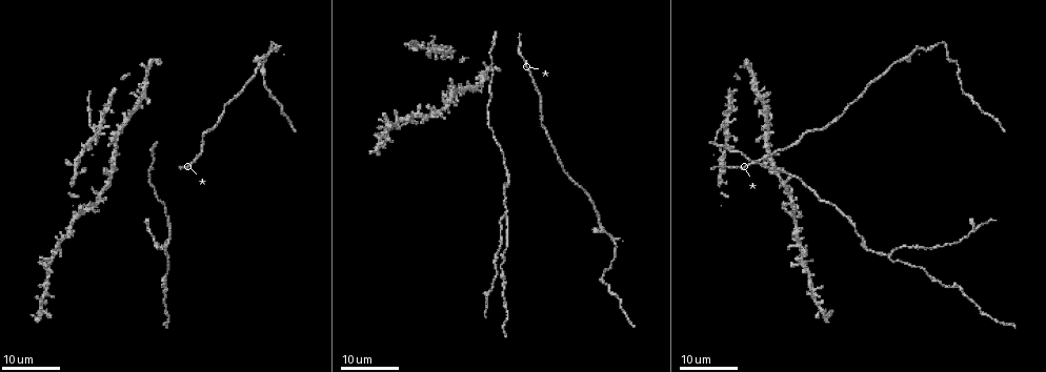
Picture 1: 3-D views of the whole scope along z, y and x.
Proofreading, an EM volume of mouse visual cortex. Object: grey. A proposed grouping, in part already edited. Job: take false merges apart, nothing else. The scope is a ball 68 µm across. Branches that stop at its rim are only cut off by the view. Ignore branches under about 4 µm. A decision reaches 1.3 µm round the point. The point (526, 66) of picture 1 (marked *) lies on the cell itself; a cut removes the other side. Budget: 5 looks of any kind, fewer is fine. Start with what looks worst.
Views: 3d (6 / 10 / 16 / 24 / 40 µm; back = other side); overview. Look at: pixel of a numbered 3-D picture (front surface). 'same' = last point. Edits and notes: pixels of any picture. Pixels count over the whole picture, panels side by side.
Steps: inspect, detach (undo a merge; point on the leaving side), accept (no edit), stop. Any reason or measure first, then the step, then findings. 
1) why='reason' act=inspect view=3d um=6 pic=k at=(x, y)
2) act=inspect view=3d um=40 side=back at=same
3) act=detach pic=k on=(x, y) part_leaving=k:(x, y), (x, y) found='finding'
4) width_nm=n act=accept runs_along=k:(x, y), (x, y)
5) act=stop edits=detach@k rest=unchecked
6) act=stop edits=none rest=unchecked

why='side arm on a straight run' act=inspect view=3d um=16 pic=1 at=(505, 212)

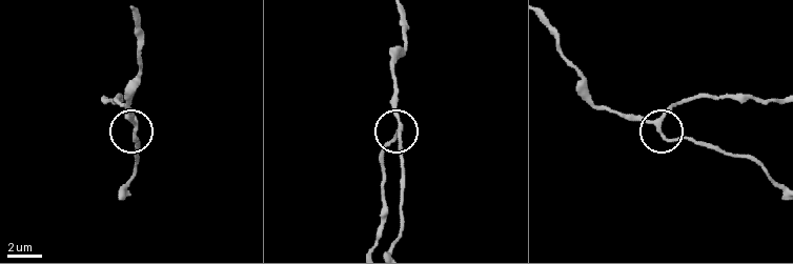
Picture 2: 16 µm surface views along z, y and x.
act=inspect view=3d um=10 pic=2 at=(135, 126)

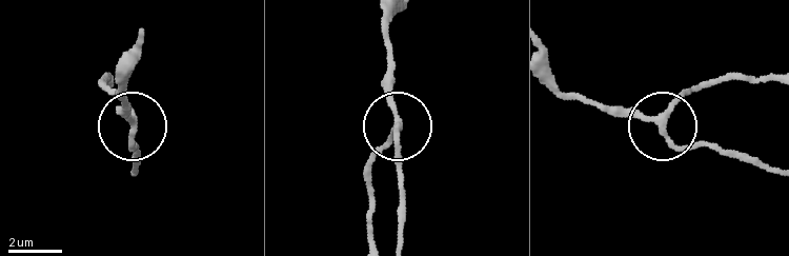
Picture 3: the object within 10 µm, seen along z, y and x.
act=accept runs_along=3:(134, 51), (124, 89), (132, 120), (100, 80) found='one cell here'

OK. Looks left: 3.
why='thick turns thin' act=inspect view=3d um=16 pic=1 at=(504, 189)

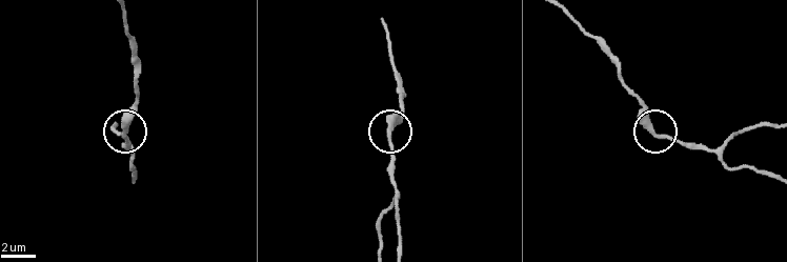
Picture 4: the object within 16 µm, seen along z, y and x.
act=inspect view=3d um=10 pic=4 at=(390, 126)

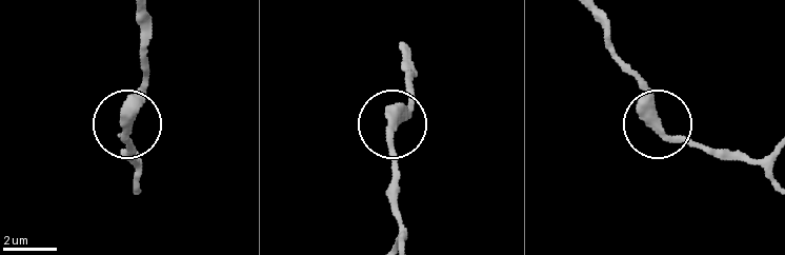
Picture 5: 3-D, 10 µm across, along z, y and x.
act=accept runs_along=5:(587, 12), (662, 128), (733, 159) found='continuous, no second cell'

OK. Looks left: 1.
act=stop edits=none rest=unchecked

